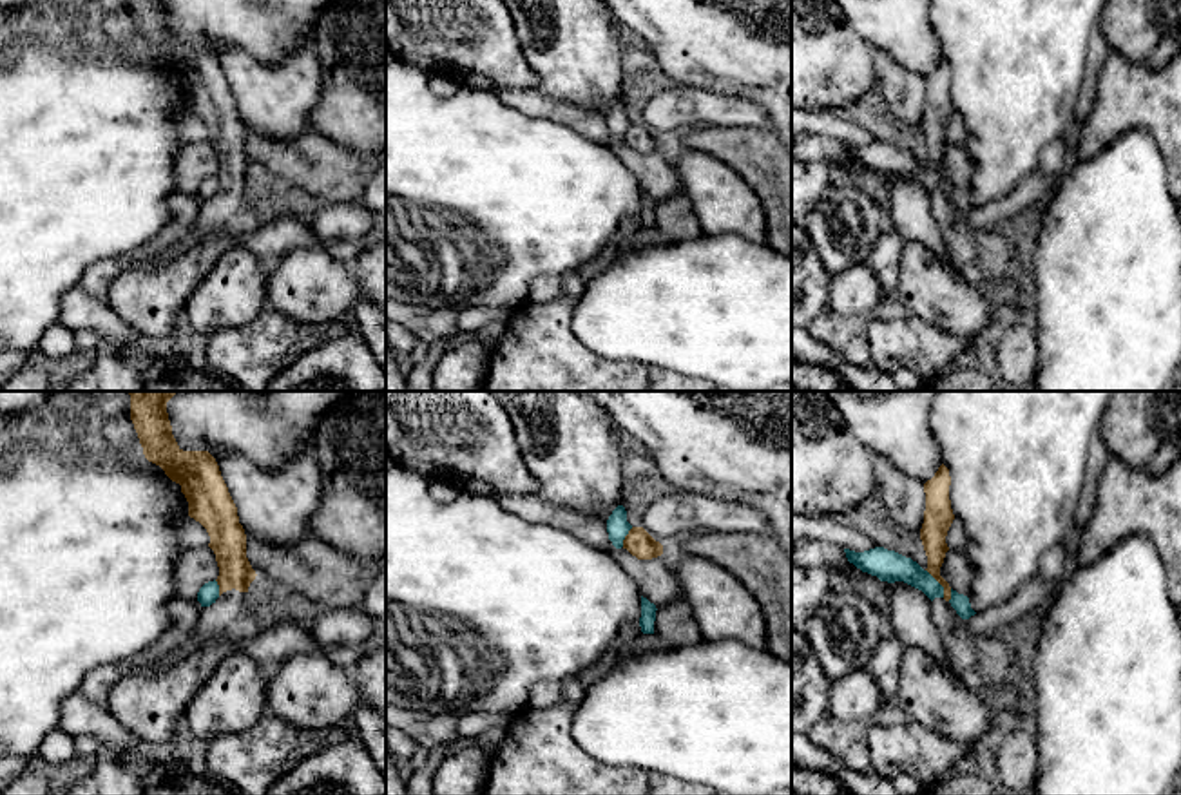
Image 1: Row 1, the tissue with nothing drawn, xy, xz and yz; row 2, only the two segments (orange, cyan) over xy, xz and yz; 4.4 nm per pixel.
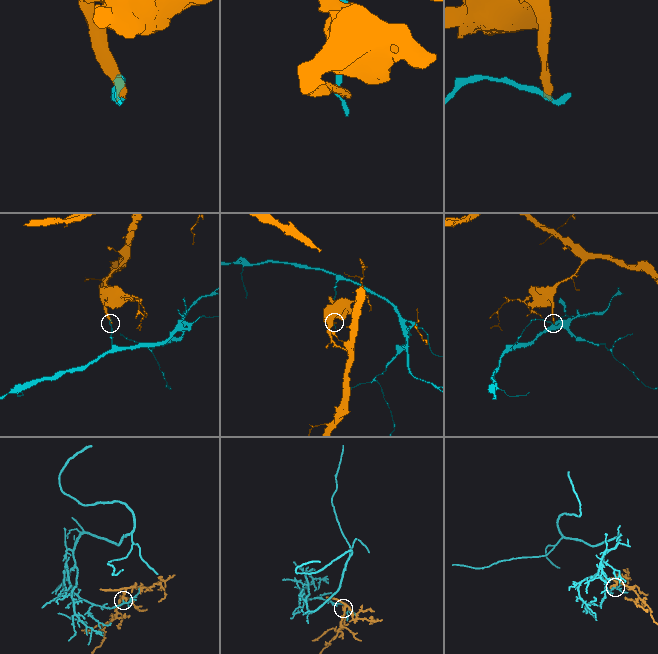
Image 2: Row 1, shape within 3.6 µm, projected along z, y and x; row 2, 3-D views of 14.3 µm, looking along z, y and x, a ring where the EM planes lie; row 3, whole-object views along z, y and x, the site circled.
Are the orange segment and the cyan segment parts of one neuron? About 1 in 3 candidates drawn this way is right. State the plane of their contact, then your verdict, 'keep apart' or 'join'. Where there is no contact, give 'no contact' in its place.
contact in yz; keep apart

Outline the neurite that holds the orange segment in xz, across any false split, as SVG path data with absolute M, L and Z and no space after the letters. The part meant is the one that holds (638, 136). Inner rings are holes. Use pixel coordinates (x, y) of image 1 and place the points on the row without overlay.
M632 121L623 134L627 143L638 154L652 154L663 148L663 139L656 136L643 121Z

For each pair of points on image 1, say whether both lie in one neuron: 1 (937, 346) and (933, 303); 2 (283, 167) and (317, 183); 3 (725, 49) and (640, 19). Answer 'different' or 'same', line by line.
1: different
2: same
3: same

